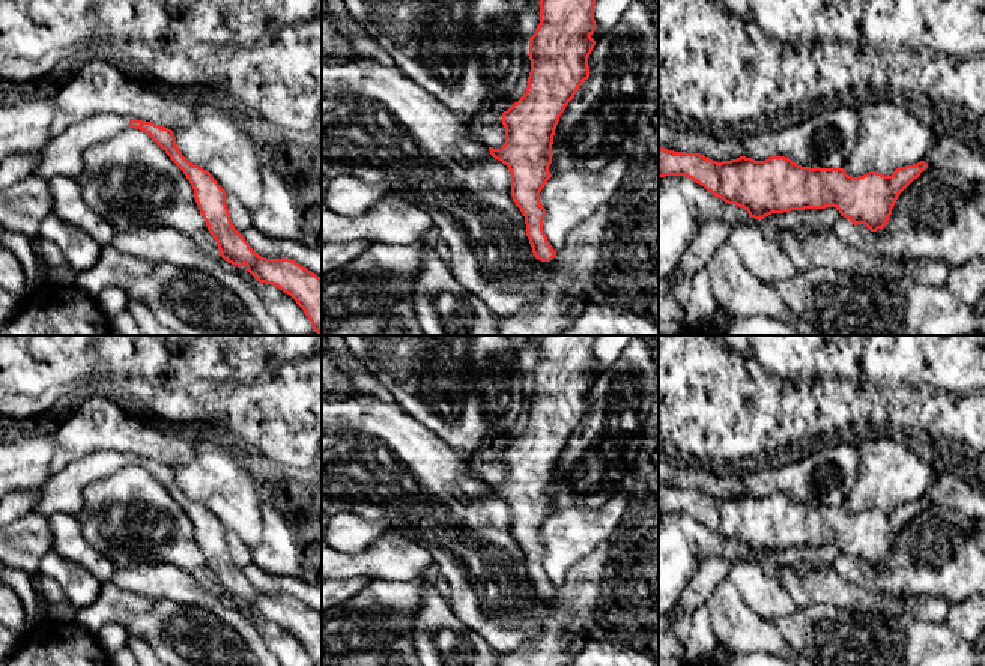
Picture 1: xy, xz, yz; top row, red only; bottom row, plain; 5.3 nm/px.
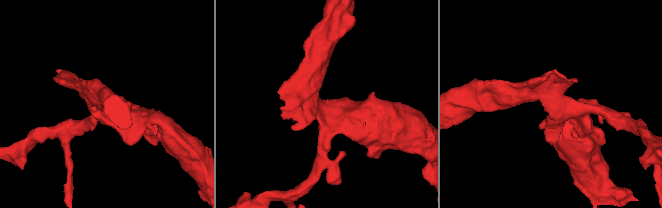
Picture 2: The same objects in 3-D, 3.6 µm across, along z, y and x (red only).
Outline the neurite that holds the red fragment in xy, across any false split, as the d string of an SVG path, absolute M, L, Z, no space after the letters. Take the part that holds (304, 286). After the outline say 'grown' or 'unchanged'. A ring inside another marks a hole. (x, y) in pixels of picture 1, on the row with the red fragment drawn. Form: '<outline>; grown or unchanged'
M95 113L72 123L38 152L35 176L50 180L57 176L78 177L84 171L84 155L119 132L135 128L144 131L183 171L194 189L199 210L209 233L217 241L220 256L238 266L247 266L259 283L272 284L290 295L304 310L313 325L313 332L322 335L322 277L292 259L266 259L259 256L232 224L226 204L226 191L212 174L189 162L176 144L171 129L126 119L119 114Z; grown

